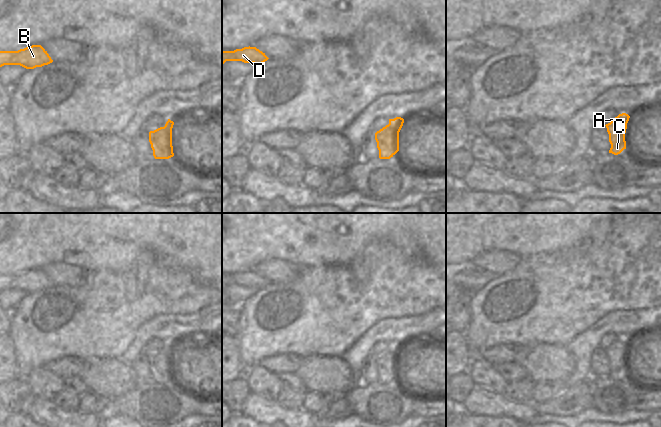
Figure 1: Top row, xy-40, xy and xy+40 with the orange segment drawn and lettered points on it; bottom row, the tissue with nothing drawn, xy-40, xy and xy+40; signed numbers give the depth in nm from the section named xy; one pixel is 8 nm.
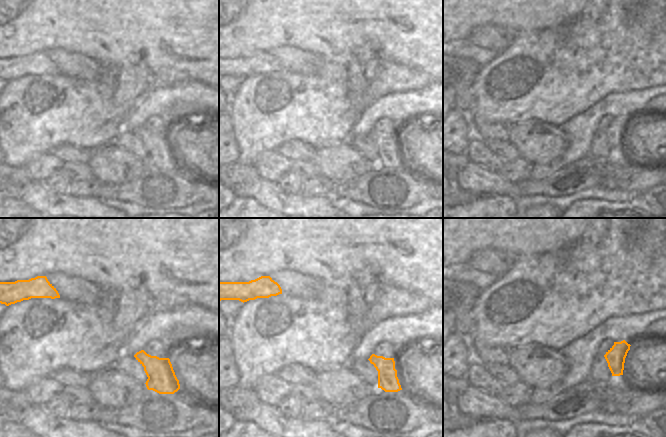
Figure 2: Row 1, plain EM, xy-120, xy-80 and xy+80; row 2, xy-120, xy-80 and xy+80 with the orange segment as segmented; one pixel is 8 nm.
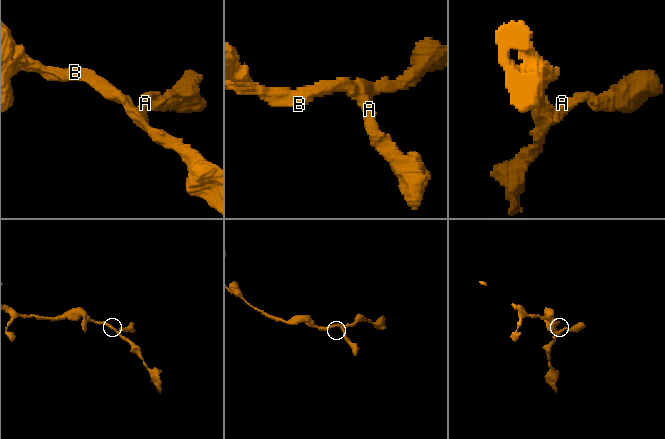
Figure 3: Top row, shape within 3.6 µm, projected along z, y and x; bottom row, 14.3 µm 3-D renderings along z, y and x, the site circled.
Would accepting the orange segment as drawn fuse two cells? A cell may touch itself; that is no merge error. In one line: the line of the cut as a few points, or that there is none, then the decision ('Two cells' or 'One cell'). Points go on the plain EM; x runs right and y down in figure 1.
No split. One cell

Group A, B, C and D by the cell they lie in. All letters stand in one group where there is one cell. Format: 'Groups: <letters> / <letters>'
Groups: A B C D

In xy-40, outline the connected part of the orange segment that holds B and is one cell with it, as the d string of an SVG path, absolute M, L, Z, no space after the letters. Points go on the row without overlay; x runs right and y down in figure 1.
M32 269L18 275L0 275L0 291L20 289L34 293L52 287L53 284L41 269Z

